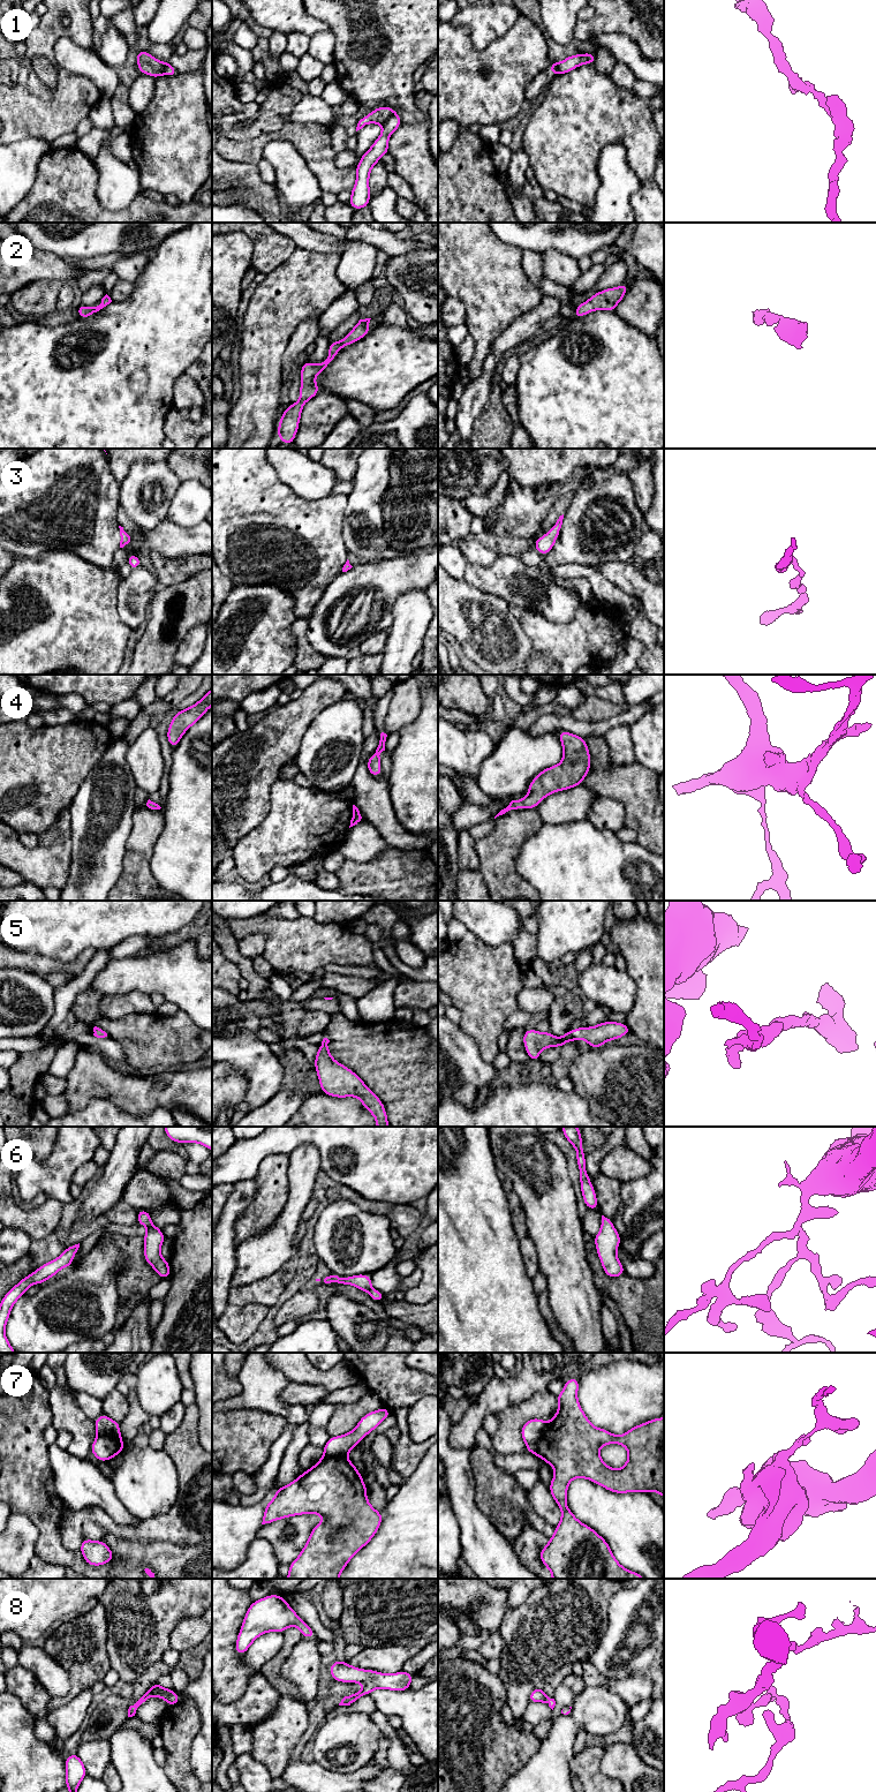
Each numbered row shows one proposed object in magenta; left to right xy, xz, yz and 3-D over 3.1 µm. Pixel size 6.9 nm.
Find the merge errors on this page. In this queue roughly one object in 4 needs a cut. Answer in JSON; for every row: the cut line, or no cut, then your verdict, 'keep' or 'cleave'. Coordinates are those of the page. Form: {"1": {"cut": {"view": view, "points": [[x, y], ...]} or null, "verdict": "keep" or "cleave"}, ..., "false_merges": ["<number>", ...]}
{"1": {"cut": {"view": "xz", "points": [[394, 112], [382, 123]]}, "verdict": "cleave"}, "2": {"cut": null, "verdict": "keep"}, "3": {"cut": null, "verdict": "keep"}, "4": {"cut": null, "verdict": "keep"}, "5": {"cut": null, "verdict": "keep"}, "6": {"cut": null, "verdict": "keep"}, "7": {"cut": {"view": "yz", "points": [[546, 1423], [542, 1435], [535, 1442], [527, 1445]]}, "verdict": "cleave"}, "8": {"cut": null, "verdict": "keep"}, "false_merges": ["1", "7"]}

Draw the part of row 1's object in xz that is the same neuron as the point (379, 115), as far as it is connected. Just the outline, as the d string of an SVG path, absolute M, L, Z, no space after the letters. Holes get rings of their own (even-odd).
M380 106L358 121L356 131L362 129L368 123L383 125L393 113L394 113L393 108L388 106Z

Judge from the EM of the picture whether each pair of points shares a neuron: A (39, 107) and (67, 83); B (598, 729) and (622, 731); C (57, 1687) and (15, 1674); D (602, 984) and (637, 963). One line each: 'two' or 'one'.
A: one
B: two
C: two
D: two

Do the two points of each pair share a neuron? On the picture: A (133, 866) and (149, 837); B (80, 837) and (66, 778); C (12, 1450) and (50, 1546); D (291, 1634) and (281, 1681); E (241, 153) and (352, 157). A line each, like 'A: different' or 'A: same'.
A: same
B: different
C: same
D: same
E: different

